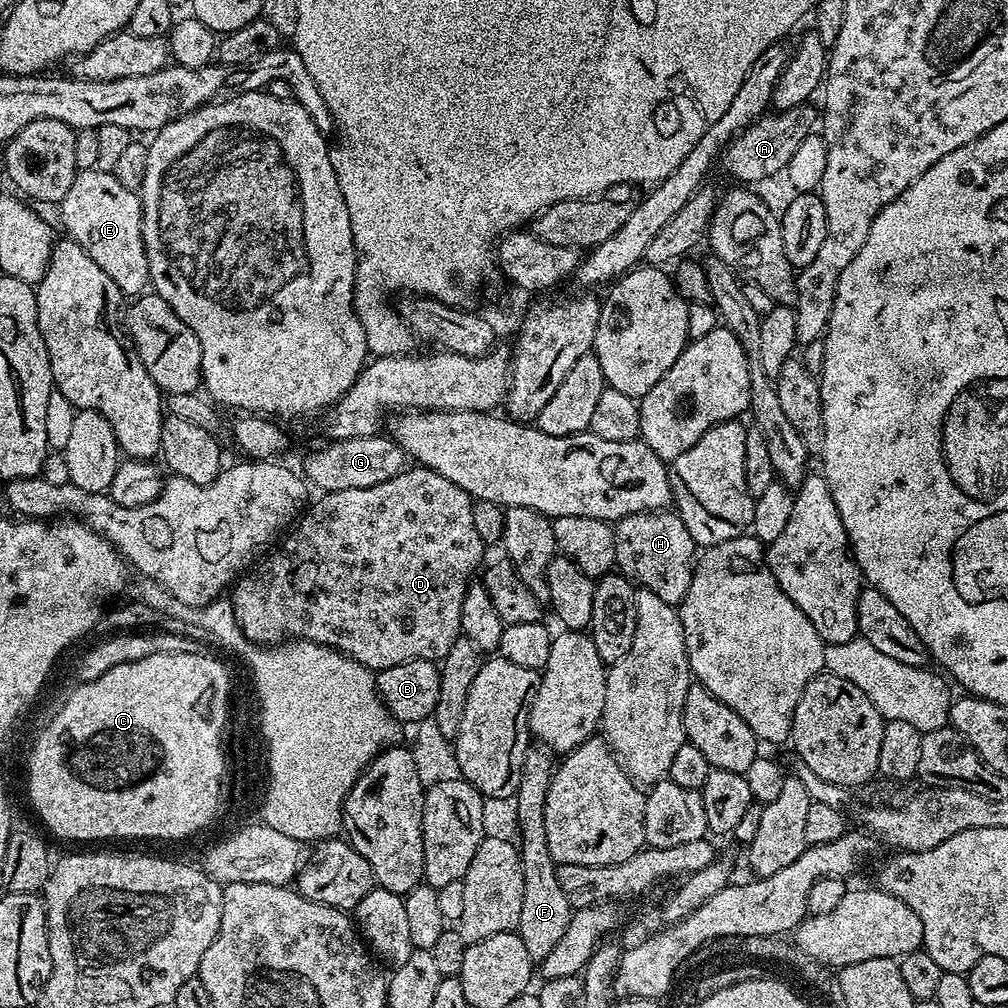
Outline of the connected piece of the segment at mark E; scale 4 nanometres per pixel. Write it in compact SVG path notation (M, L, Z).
M96 167L77 171L70 190L66 190L66 198L62 198L58 205L60 220L64 223L67 239L78 242L110 278L120 288L125 297L135 298L149 287L148 259L142 238L142 210L140 209L139 195L133 189L122 186L118 178L110 172L100 172Z

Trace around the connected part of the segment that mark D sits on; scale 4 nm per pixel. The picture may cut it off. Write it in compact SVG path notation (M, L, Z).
M412 466L386 482L378 482L378 486L326 492L319 498L321 500L313 499L307 505L306 511L295 521L291 531L279 541L280 549L273 556L266 557L264 561L260 560L247 575L237 579L231 589L232 613L236 616L238 626L244 631L245 638L257 646L275 646L285 643L286 638L309 640L315 644L325 644L328 648L334 648L343 656L357 660L362 666L373 670L398 666L402 662L411 660L433 662L443 660L450 646L454 646L454 642L461 639L462 598L468 593L468 585L475 577L472 575L475 574L476 567L478 572L481 567L480 559L486 552L482 538L478 538L478 530L474 530L472 497L466 490L462 490L462 486L454 486L450 478L442 478L442 474L429 468Z

